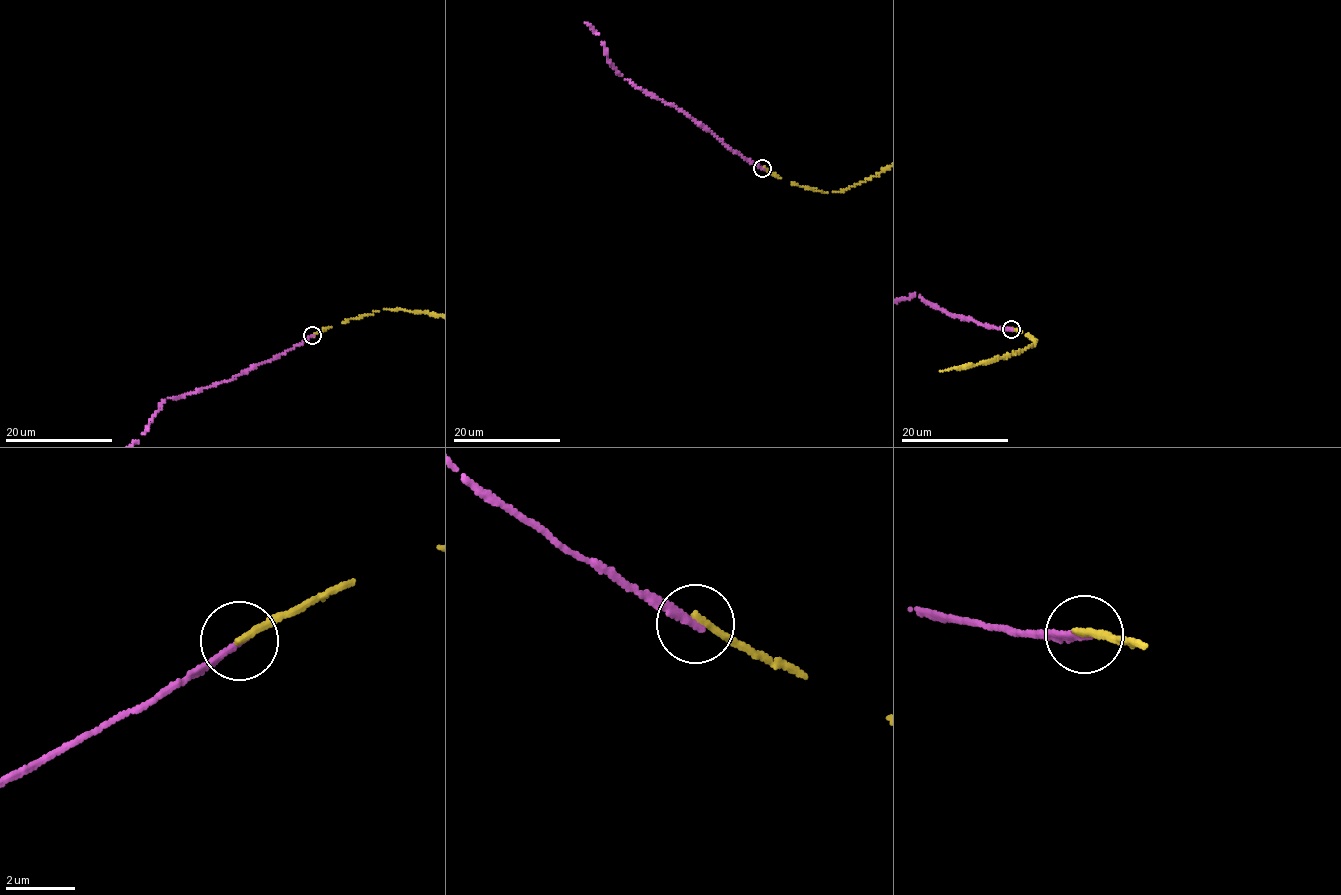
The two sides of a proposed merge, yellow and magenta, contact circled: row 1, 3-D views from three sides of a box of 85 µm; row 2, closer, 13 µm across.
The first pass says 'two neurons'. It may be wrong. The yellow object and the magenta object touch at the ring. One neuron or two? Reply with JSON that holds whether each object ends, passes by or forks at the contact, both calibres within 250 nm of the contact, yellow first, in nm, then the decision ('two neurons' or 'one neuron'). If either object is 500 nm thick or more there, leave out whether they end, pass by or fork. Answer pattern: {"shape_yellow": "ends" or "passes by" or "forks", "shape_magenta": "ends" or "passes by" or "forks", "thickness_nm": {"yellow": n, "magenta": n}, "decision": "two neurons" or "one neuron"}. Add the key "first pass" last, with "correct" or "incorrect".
{"shape_yellow": "ends", "shape_magenta": "ends", "thickness_nm": {"yellow": 190, "magenta": 200}, "decision": "two neurons", "first pass": "correct"}

